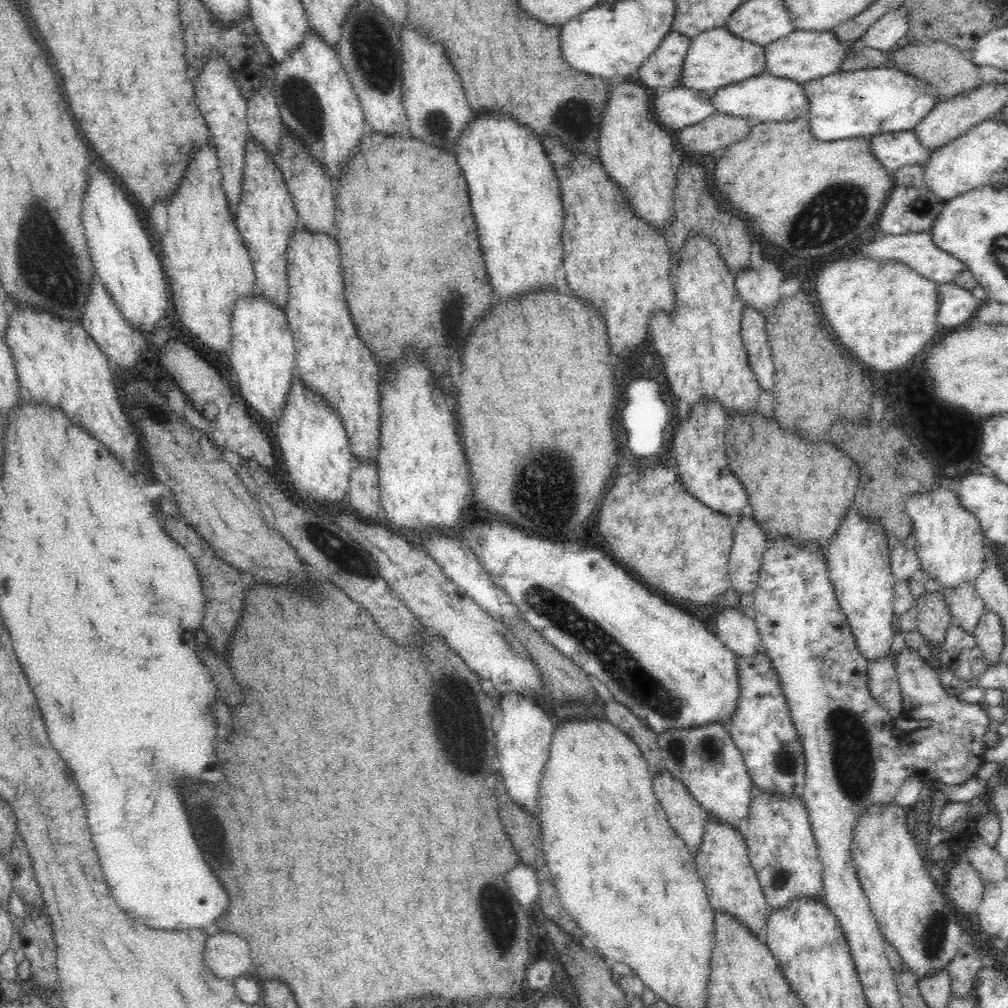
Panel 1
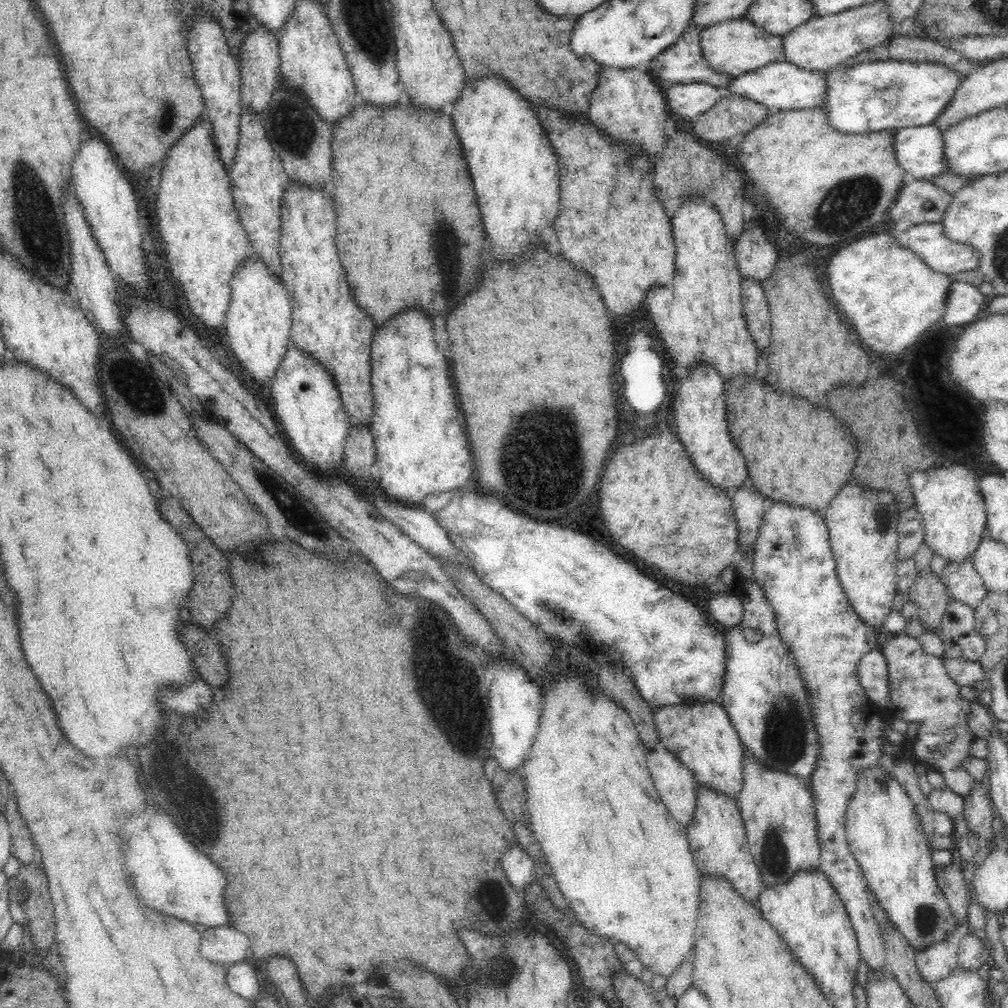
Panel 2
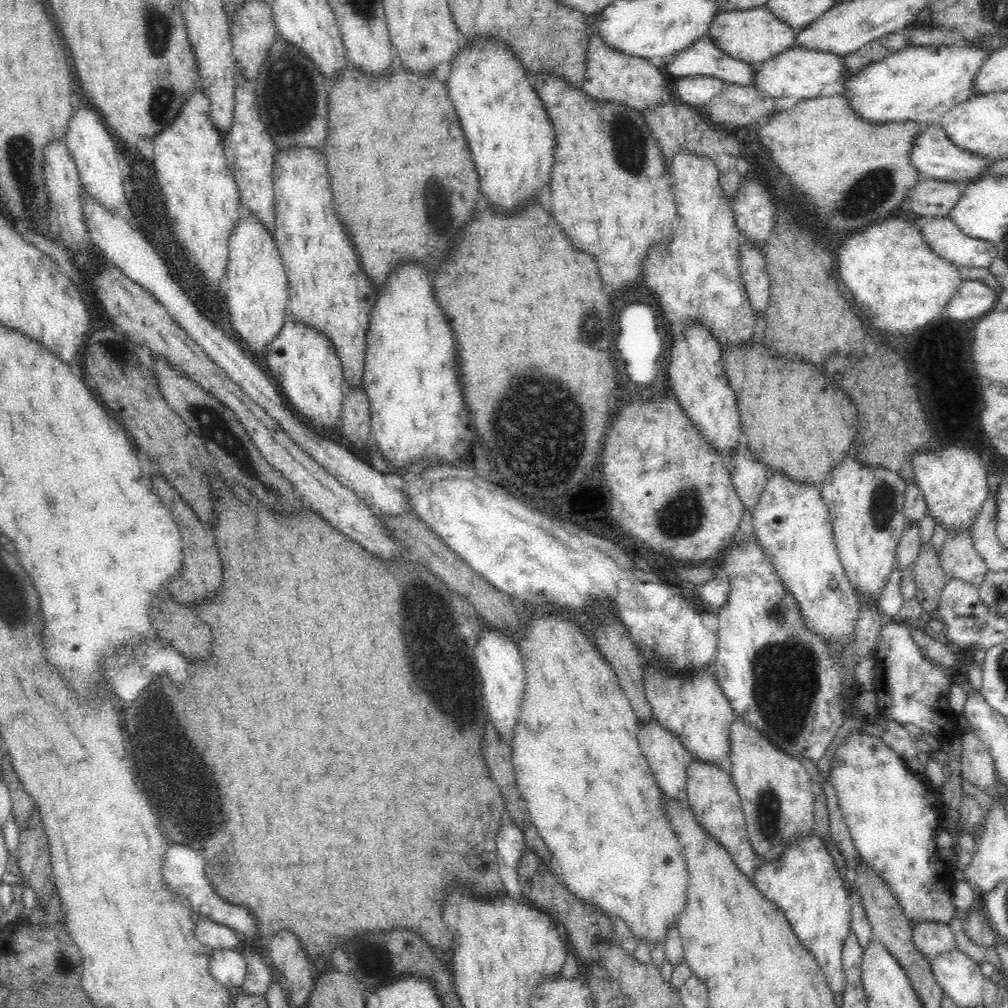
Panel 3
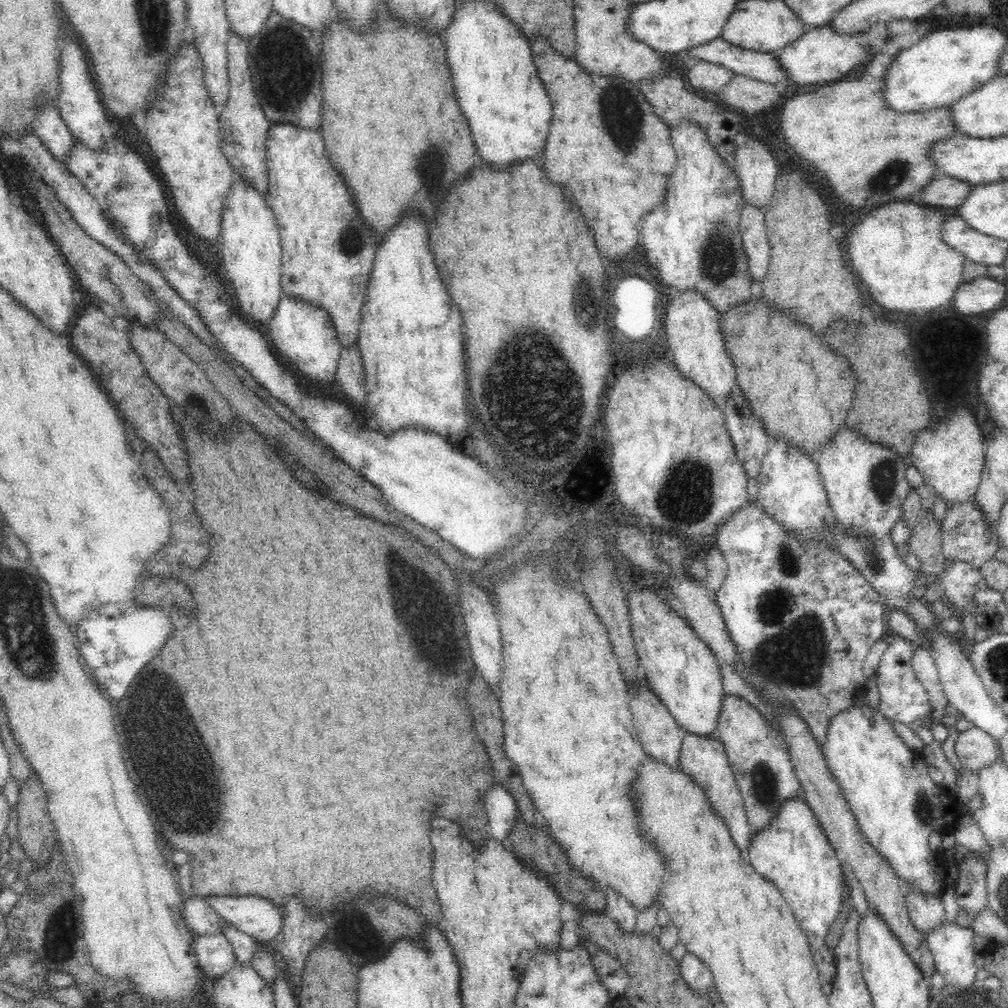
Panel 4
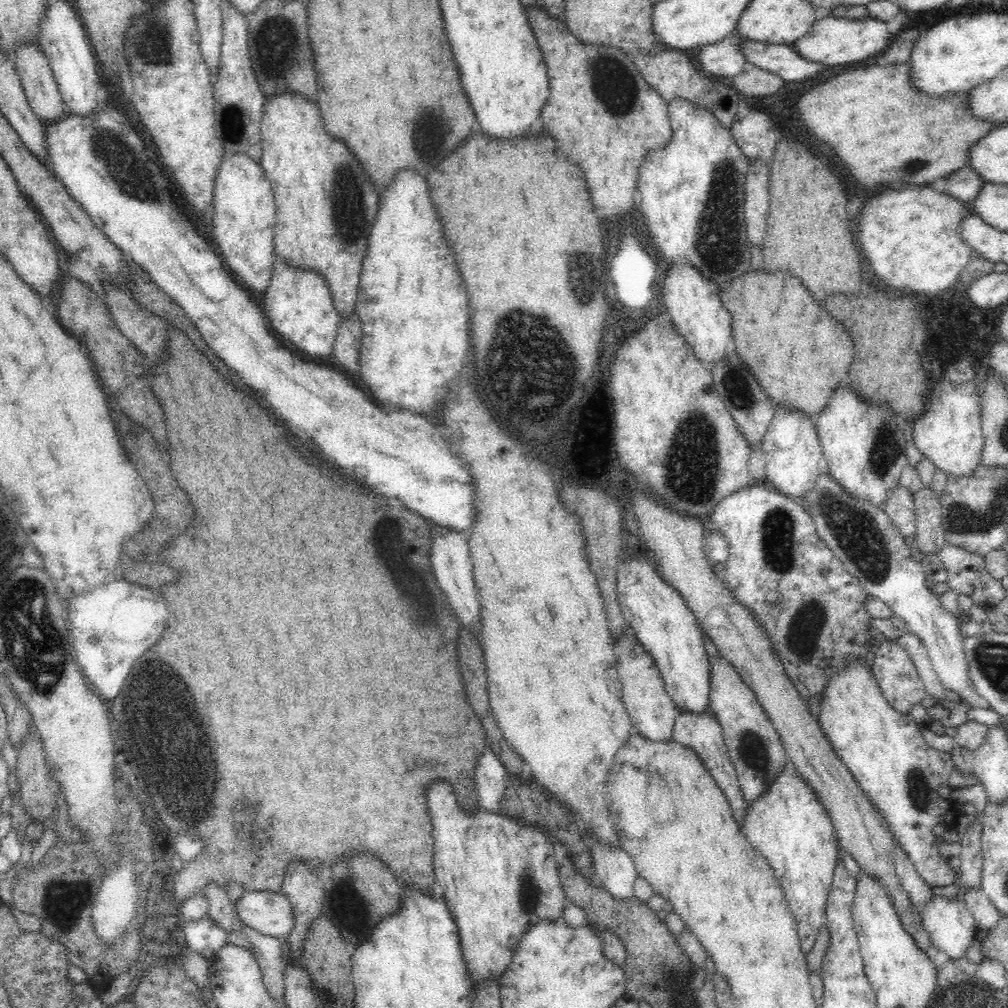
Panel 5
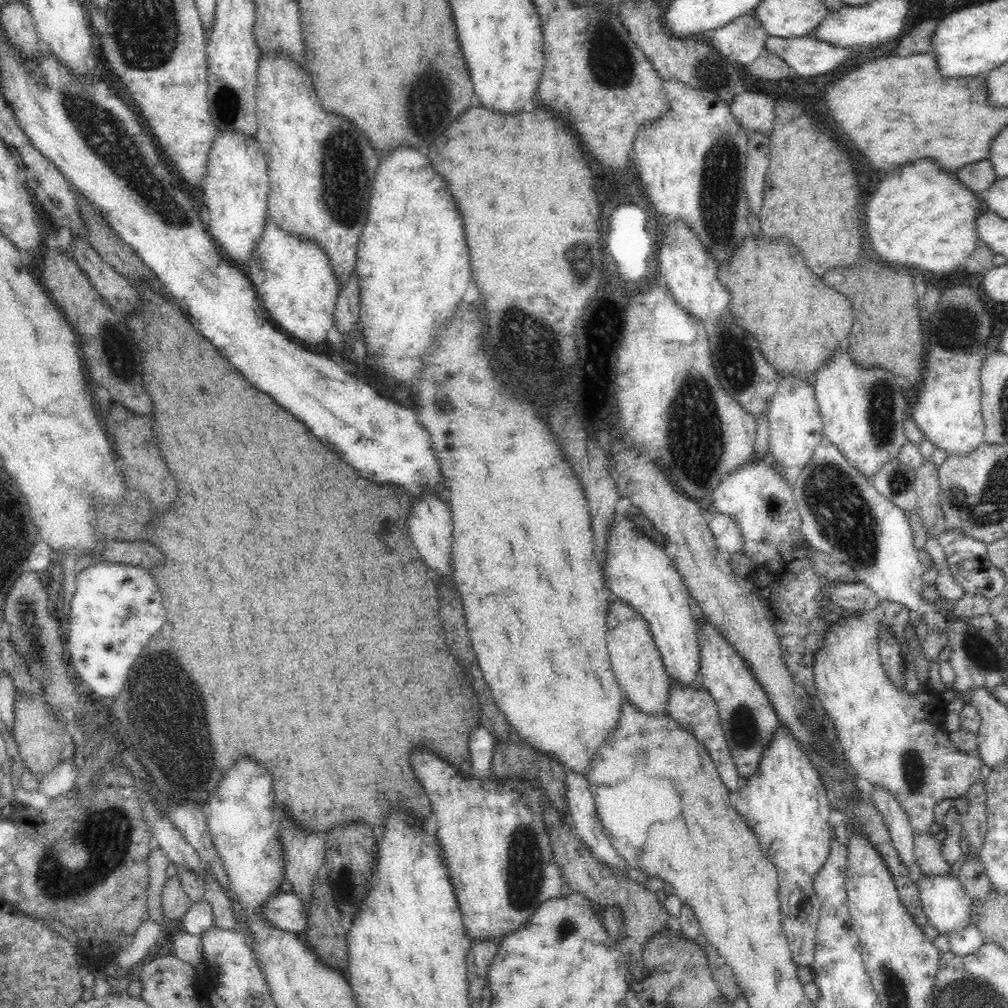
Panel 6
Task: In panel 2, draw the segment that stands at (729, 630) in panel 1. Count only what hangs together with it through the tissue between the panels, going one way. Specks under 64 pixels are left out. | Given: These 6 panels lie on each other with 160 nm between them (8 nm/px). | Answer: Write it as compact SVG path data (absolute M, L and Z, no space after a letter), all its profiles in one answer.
M714 593L710 602L710 619L721 624L727 630L738 628L738 624L742 622L744 616L742 601L740 597L732 595L732 593Z

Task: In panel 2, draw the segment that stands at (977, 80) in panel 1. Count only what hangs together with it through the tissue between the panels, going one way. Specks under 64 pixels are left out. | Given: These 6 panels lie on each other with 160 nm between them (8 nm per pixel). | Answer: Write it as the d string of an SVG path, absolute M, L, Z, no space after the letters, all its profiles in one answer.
M896 33L886 44L890 59L906 62L940 63L964 80L975 70L974 63L963 54L948 48L943 41Z

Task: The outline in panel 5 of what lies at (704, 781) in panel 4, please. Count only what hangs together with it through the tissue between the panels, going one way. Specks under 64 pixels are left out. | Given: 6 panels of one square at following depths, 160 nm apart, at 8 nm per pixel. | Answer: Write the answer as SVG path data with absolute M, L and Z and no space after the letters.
M710 710L703 713L679 712L673 726L673 740L680 745L684 745L684 747L688 747L688 749L692 749L693 753L697 755L702 765L708 770L710 777L720 787L720 791L722 791L728 805L730 805L736 824L741 828L748 803L746 803L744 795L742 795L735 767L729 758L722 729L716 717Z

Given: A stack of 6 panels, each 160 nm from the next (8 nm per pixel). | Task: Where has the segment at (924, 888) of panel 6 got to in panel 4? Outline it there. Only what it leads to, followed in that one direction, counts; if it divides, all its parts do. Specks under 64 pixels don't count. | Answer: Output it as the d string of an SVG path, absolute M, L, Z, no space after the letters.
M946 920L941 927L936 927L927 934L936 972L948 986L957 990L968 990L979 985L976 981L979 968L975 965L977 952L972 947L974 934L972 927L962 928Z

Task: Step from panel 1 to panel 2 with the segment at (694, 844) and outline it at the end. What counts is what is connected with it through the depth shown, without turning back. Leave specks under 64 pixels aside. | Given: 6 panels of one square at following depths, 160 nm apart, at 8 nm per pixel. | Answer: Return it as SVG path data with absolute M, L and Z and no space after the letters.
M662 743L647 752L647 768L656 790L676 823L687 828L695 816L697 784L692 772Z

